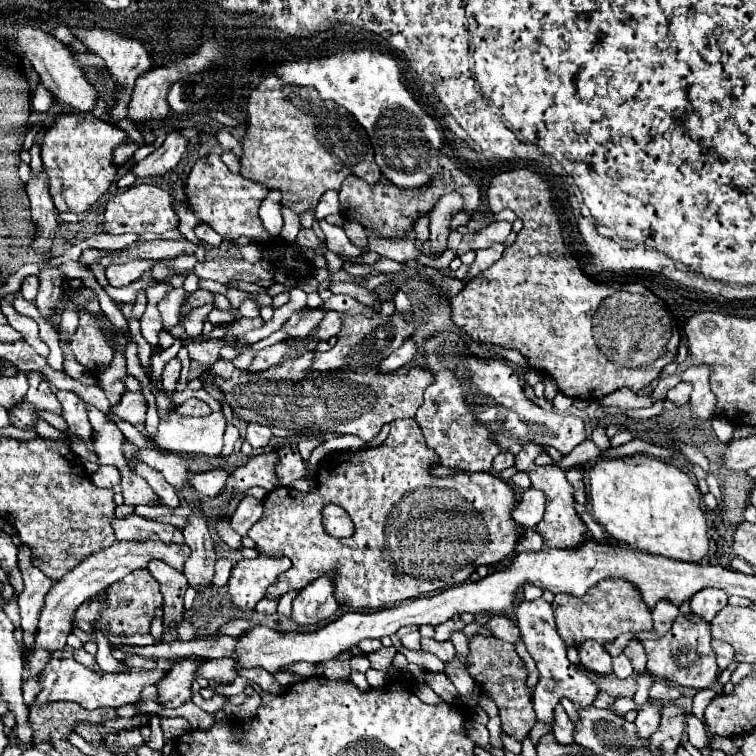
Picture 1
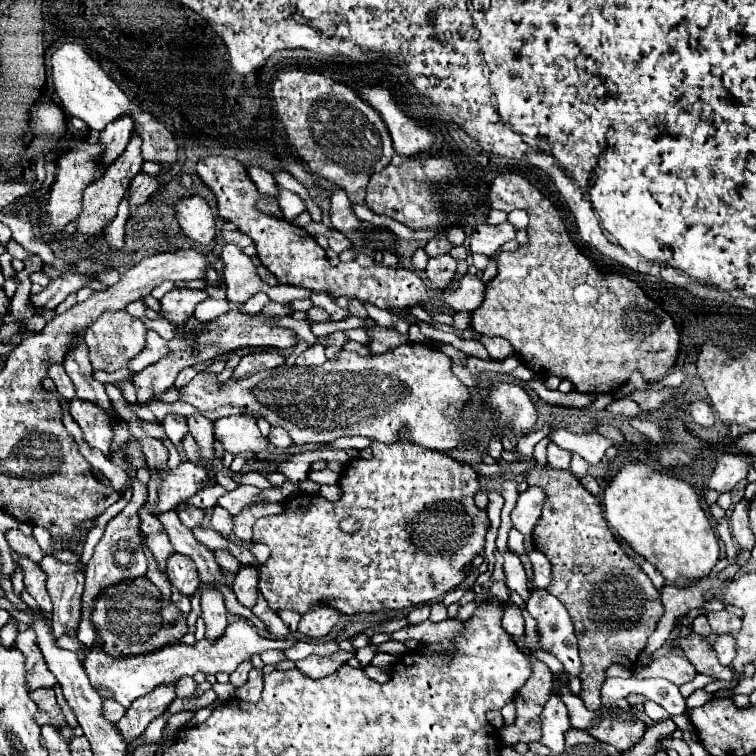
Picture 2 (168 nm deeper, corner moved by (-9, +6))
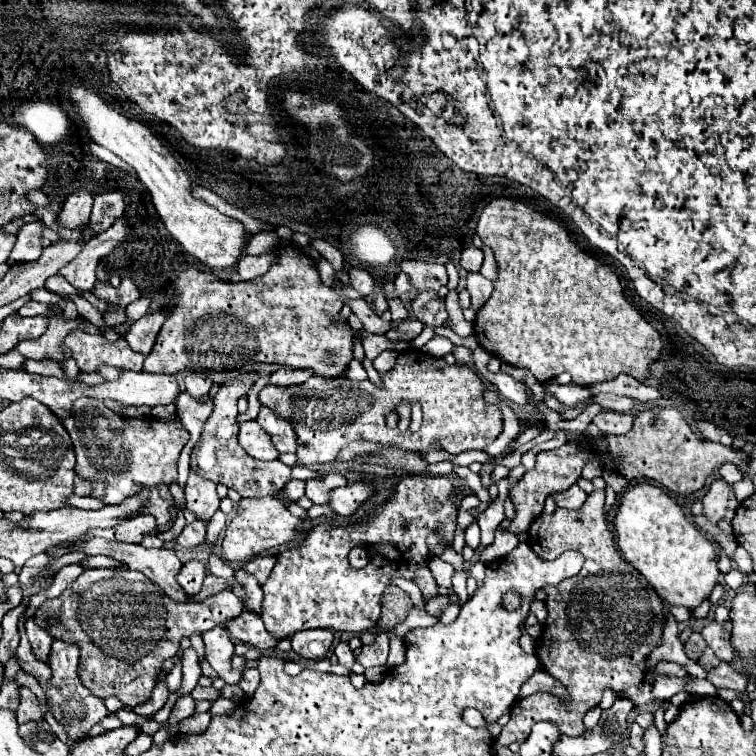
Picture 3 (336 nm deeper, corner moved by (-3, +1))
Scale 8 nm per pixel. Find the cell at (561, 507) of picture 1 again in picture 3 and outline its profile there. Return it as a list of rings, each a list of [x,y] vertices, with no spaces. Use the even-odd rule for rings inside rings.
[[[595,490],[579,510],[557,508],[553,514],[541,514],[529,528],[527,544],[539,558],[555,560],[565,550],[579,550],[585,556],[585,566],[577,576],[559,586],[545,588],[549,616],[541,636],[535,640],[535,656],[541,668],[569,690],[569,702],[547,692],[515,702],[511,720],[497,738],[501,746],[525,742],[531,726],[541,720],[553,722],[561,734],[583,734],[583,716],[587,710],[599,706],[605,688],[621,696],[629,686],[641,686],[645,682],[647,658],[661,644],[665,624],[663,602],[653,586],[621,558],[613,542],[613,532],[607,526],[603,504],[605,492]]]

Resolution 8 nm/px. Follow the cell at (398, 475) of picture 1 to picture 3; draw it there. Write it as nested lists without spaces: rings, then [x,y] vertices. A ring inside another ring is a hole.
[[[405,476],[397,480],[397,492],[393,492],[393,498],[383,504],[375,516],[371,516],[367,522],[359,522],[355,526],[329,526],[319,524],[311,532],[307,532],[307,540],[299,546],[293,546],[291,550],[285,550],[277,556],[277,566],[273,568],[269,580],[263,586],[265,600],[263,600],[263,612],[261,620],[267,628],[267,632],[275,640],[291,638],[299,630],[309,628],[329,628],[329,630],[349,630],[349,632],[365,632],[371,630],[381,612],[381,592],[389,586],[389,580],[393,576],[403,576],[407,580],[413,580],[425,600],[431,600],[437,596],[437,584],[427,568],[427,562],[431,558],[429,548],[425,544],[425,538],[431,532],[443,534],[445,540],[453,540],[453,532],[457,526],[457,504],[455,504],[455,492],[457,484],[447,476]],[[363,546],[369,552],[369,564],[361,570],[353,568],[347,560],[347,554],[351,548]]]

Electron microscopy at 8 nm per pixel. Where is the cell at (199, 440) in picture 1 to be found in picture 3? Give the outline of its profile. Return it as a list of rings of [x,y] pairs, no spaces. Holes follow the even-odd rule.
[[[243,422],[239,428],[239,442],[249,456],[257,460],[275,460],[279,458],[277,448],[273,446],[269,434],[257,422]]]

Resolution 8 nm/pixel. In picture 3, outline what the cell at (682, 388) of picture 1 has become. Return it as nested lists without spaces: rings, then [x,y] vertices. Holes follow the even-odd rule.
[[[697,422],[697,430],[699,430],[701,436],[703,436],[705,440],[709,440],[709,442],[719,442],[719,444],[725,444],[725,446],[727,446],[727,444],[733,446],[731,434],[729,434],[727,430],[723,430],[723,428],[711,424],[711,422]]]

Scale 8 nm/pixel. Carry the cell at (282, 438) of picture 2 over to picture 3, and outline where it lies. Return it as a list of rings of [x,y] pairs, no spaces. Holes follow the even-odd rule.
[[[261,408],[257,422],[267,430],[267,434],[271,436],[271,440],[279,452],[297,450],[297,434],[295,434],[291,422],[281,418],[277,412],[273,412],[269,408]]]

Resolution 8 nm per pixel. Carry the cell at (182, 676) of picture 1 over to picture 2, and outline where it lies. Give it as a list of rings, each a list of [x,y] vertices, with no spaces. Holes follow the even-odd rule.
[[[159,685],[159,689],[155,689],[147,697],[133,701],[123,719],[117,723],[123,737],[127,741],[139,737],[143,729],[149,725],[149,721],[159,717],[171,705],[173,699],[175,699],[175,685]]]

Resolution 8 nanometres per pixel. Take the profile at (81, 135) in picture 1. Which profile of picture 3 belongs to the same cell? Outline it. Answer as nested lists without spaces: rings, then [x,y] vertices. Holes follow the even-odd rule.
[[[35,222],[35,224],[25,224],[19,230],[17,236],[17,244],[13,246],[7,266],[15,266],[15,264],[25,264],[25,262],[35,262],[41,256],[41,232],[43,232],[43,224]]]

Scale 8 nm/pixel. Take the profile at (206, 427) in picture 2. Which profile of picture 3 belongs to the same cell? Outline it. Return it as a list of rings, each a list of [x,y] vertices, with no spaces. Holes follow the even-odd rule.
[[[195,472],[189,474],[187,486],[185,486],[185,498],[187,498],[187,510],[191,510],[199,520],[211,520],[211,516],[219,510],[219,496],[215,490],[215,484],[209,480],[203,480]]]

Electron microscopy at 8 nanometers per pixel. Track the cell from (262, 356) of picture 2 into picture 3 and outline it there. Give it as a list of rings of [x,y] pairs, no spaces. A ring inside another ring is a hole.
[[[245,372],[237,376],[231,384],[219,388],[219,392],[213,398],[213,412],[203,426],[201,438],[191,448],[191,464],[189,464],[191,470],[195,474],[201,474],[201,478],[205,480],[211,480],[215,484],[225,484],[227,488],[237,490],[241,498],[265,498],[269,494],[279,492],[289,480],[293,480],[291,468],[285,466],[281,460],[271,460],[271,462],[255,460],[237,442],[237,430],[239,430],[237,400],[241,396],[247,396],[249,388],[257,378],[259,378],[257,372]]]

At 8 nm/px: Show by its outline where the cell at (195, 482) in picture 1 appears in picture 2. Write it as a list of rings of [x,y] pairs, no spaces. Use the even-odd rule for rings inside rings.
[[[185,461],[185,463],[181,463],[179,467],[171,469],[167,473],[165,483],[159,489],[159,505],[151,507],[149,503],[145,503],[145,507],[151,513],[161,513],[161,511],[175,509],[177,503],[183,503],[183,501],[191,499],[195,493],[199,493],[207,485],[209,485],[207,469],[201,469],[199,465],[193,465],[193,463]]]

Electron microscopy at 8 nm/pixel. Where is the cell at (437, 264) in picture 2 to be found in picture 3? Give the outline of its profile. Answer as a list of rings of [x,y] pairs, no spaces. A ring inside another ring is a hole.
[[[423,292],[417,300],[413,300],[411,312],[419,322],[423,322],[425,326],[431,326],[431,328],[443,326],[447,320],[445,302],[441,302],[435,292]]]

